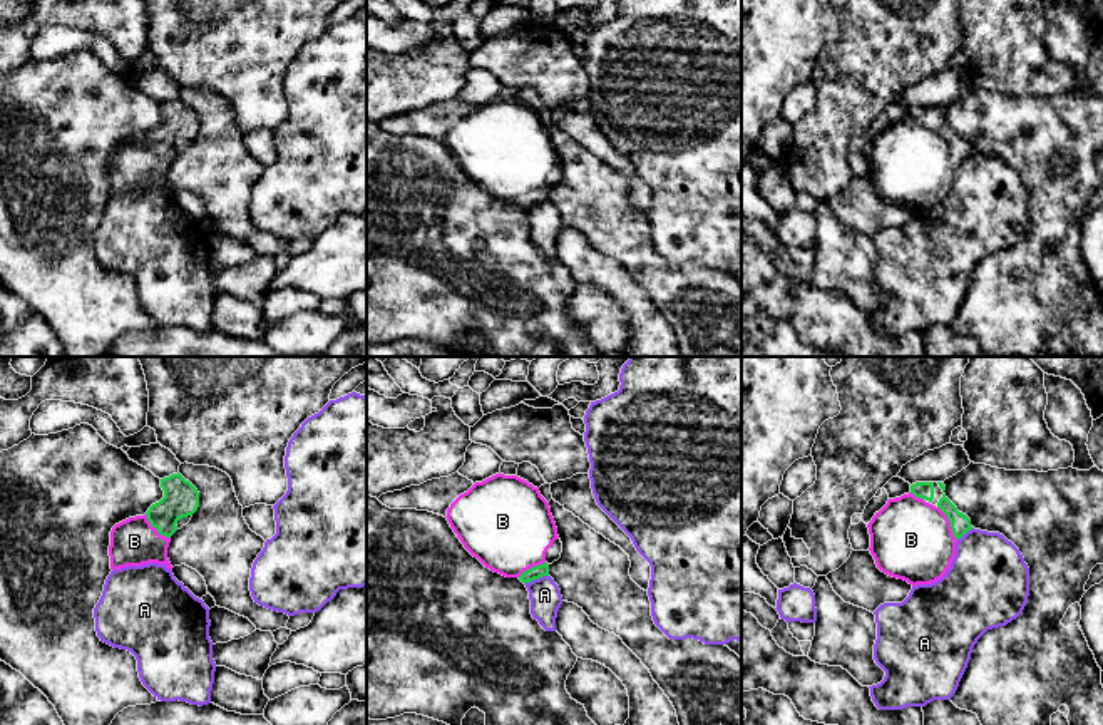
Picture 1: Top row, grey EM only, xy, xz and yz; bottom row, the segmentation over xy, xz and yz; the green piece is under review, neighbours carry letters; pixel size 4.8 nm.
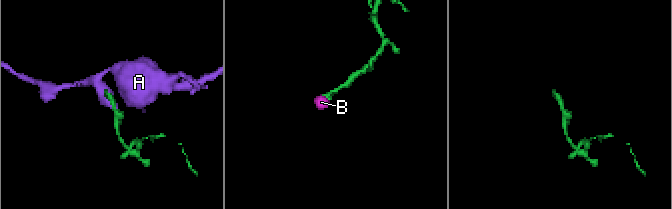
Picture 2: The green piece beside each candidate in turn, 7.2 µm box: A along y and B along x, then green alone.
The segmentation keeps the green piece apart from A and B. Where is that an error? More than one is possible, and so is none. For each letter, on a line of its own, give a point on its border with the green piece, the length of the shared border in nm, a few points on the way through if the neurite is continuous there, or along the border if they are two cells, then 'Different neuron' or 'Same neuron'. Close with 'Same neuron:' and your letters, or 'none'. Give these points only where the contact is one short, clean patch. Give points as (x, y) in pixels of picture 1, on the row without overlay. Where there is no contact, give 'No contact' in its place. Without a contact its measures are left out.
A: Touches green at xz (536, 203). Shared border 130 nm. Boundary: xz (548, 200), (524, 208). Different neuron
B: Touches green at yz (949, 146). Shared border 190 nm. Path across: yz (959, 148), (949, 146), (923, 163), (911, 164). Same neuron
Same neuron: B

